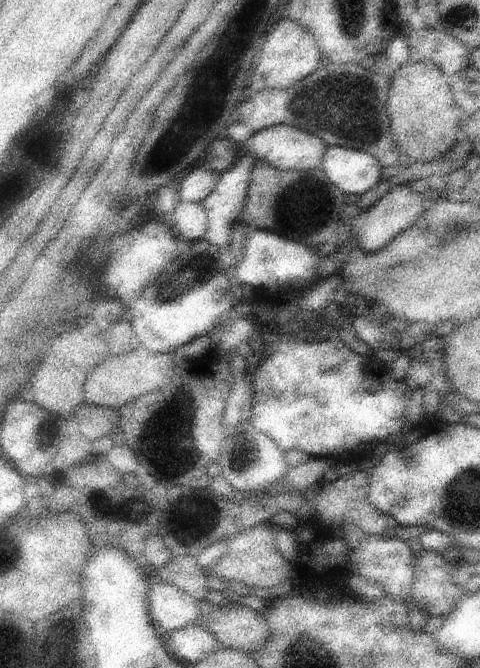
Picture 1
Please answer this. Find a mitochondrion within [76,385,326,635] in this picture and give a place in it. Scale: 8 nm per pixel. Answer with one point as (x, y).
(174, 418)

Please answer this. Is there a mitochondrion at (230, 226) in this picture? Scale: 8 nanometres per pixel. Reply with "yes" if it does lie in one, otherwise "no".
no

